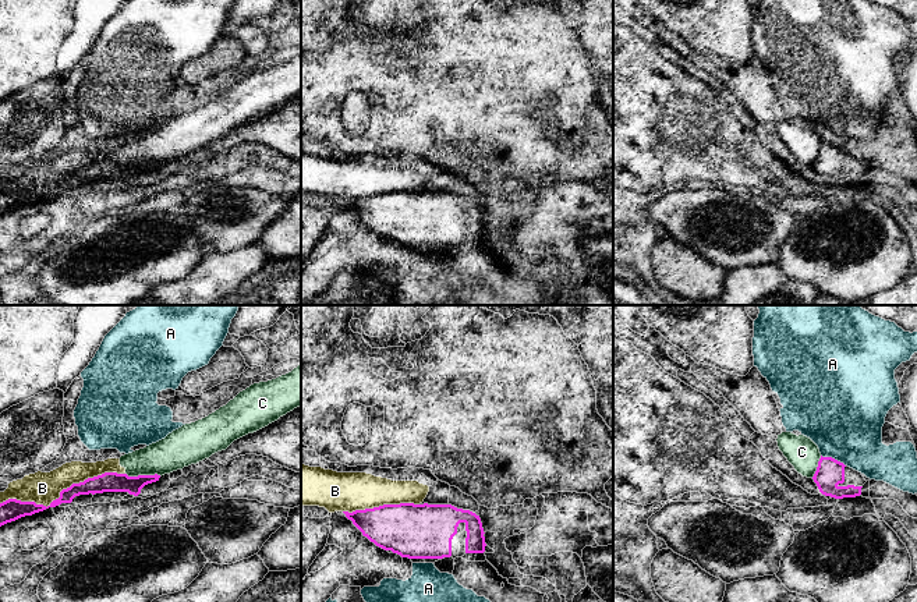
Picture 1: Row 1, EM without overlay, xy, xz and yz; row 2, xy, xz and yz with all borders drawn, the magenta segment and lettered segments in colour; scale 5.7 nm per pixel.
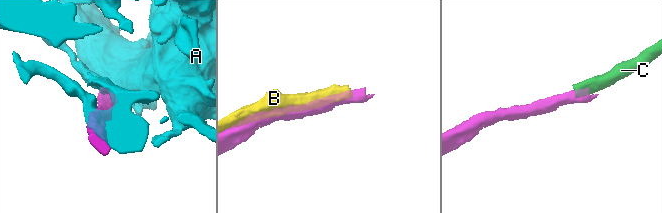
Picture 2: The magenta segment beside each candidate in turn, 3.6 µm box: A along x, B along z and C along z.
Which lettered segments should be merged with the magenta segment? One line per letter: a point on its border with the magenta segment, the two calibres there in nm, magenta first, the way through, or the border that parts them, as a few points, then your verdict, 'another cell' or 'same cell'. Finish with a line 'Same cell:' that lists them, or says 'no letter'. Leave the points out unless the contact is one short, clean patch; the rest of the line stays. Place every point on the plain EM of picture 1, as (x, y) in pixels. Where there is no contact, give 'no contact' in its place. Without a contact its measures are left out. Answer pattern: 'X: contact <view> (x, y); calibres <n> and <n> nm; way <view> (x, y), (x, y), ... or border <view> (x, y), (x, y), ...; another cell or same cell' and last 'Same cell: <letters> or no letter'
A: contact yz (834, 147); calibres 160 and 460 nm; another cell
B: contact xy (60, 180); calibres 100 and 190 nm; another cell
C: contact xy (144, 163); calibres 110 and 200 nm; border xy (126, 160), (128, 163), (160, 163); another cell
Same cell: no letter

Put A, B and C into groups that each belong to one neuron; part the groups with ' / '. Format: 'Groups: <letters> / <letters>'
Groups: A / B C

